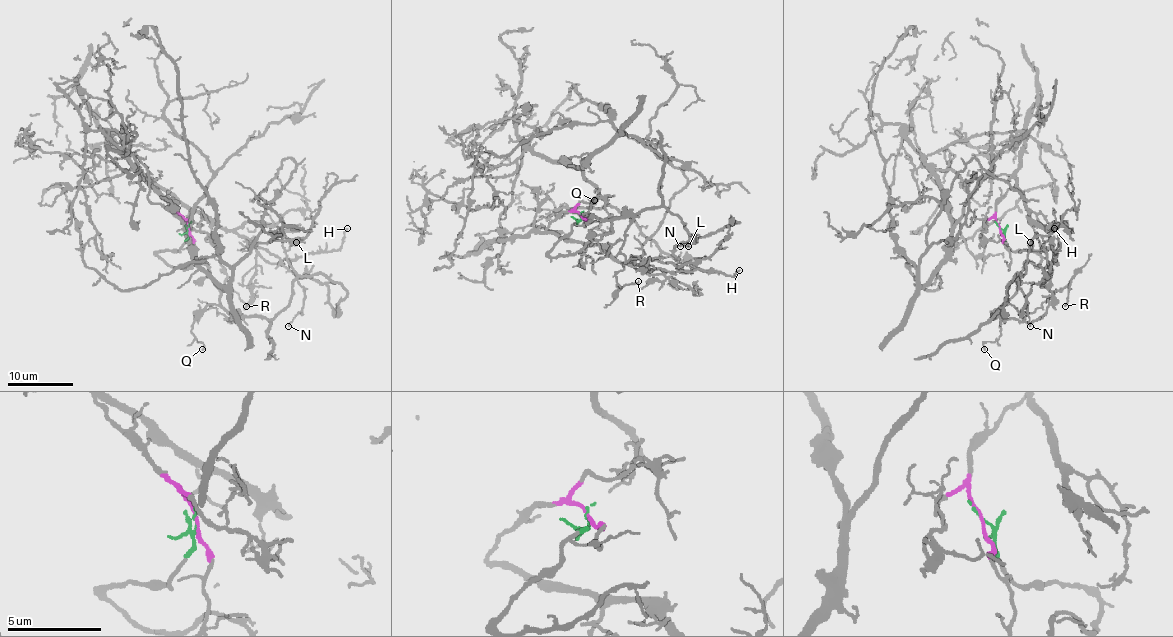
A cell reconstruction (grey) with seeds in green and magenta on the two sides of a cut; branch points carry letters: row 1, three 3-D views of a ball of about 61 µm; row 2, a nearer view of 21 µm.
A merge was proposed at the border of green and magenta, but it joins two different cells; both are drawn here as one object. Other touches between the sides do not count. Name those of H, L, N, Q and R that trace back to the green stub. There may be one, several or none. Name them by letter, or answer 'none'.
L, N, Q, R

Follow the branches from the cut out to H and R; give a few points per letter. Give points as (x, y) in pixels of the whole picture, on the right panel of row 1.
H: (999, 226), (996, 203), (1016, 186), (1029, 216), (1049, 234), (1053, 263), (1053, 254), (1060, 245), (1053, 229)
R: (999, 226), (1012, 250), (1040, 255), (1039, 267), (1024, 263), (1001, 316), (1035, 321), (1072, 282), (1065, 306)

